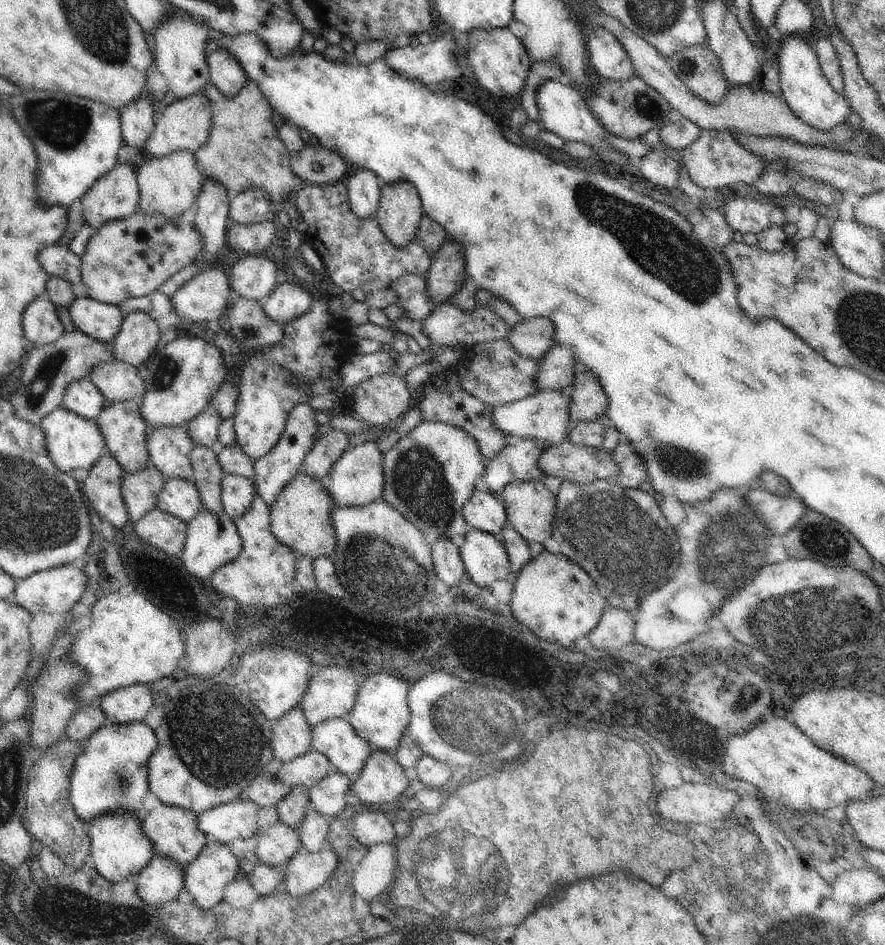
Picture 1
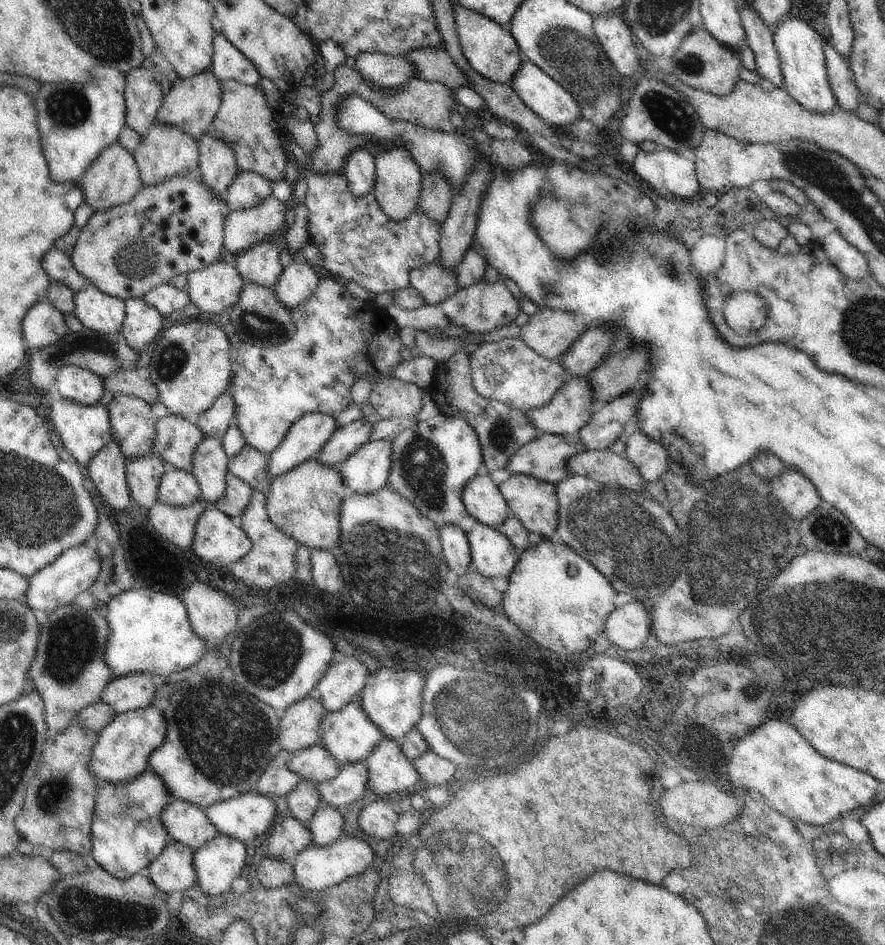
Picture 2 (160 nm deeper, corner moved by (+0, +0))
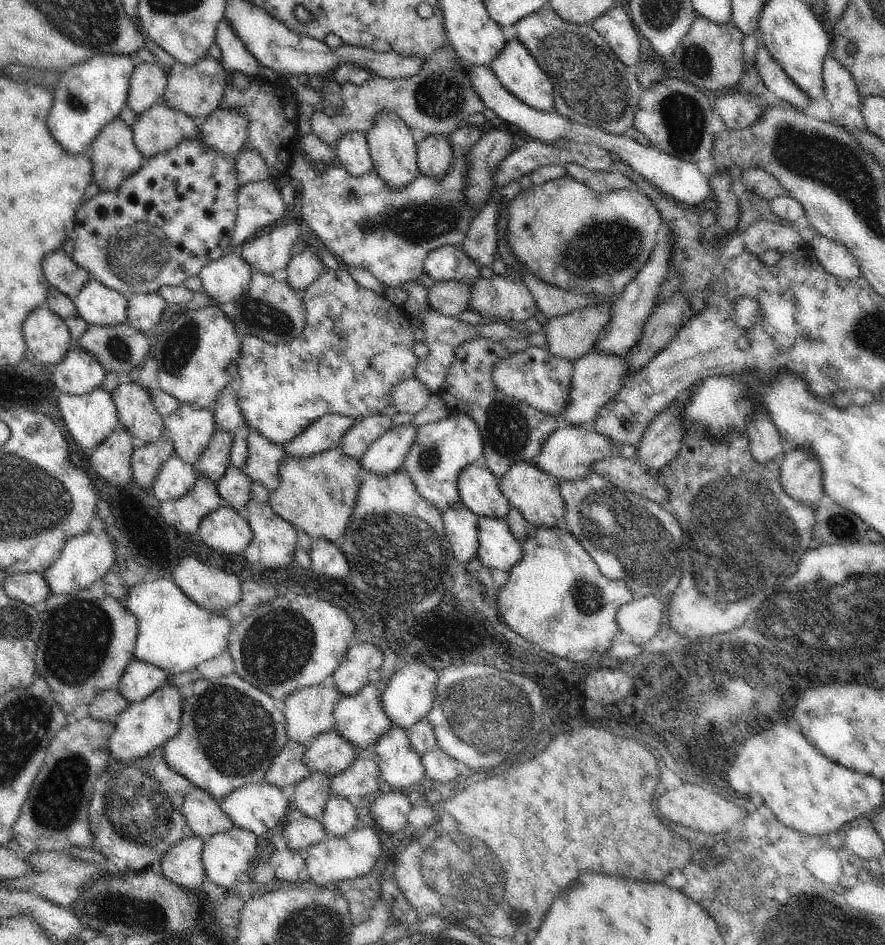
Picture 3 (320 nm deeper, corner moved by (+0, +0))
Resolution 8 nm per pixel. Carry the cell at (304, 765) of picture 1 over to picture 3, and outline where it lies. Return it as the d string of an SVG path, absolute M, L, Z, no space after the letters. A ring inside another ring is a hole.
M336 729L319 734L307 748L303 763L312 773L325 772L333 778L352 766L357 757L357 746Z

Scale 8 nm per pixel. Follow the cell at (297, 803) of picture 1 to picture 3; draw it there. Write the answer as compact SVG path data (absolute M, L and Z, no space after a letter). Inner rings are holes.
M318 771L296 785L293 803L302 815L320 820L332 797L331 779L325 772Z

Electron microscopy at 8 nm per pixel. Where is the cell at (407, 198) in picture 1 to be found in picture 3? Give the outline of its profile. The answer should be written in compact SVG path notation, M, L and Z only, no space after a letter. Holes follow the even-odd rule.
M382 111L375 114L373 125L367 132L369 151L373 160L373 170L388 186L402 188L421 173L417 163L417 137L413 130L394 111Z

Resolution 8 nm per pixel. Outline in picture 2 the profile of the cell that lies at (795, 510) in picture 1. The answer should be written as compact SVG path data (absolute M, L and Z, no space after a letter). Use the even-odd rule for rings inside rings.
M786 470L784 474L780 474L778 476L778 490L774 490L774 482L773 484L773 495L778 497L778 500L784 505L784 508L791 514L792 518L804 518L804 516L808 516L822 500L820 500L820 496L818 496L818 492L816 492L816 488L814 488L814 484L800 472L800 470Z

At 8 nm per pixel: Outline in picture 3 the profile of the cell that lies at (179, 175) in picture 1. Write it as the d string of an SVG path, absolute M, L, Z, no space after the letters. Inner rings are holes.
M163 100L153 104L147 111L137 116L133 125L133 139L145 161L160 151L174 148L182 139L198 135L199 123L185 112L170 108Z

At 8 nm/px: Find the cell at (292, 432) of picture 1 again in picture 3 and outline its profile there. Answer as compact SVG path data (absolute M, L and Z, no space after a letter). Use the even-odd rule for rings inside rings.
M327 414L315 420L300 436L286 443L285 458L311 457L341 444L341 438L357 423L352 417Z

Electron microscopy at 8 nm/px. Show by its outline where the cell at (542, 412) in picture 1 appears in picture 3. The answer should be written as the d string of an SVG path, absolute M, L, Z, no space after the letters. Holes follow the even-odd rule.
M592 351L573 363L569 405L562 414L572 425L592 425L600 409L614 398L623 387L623 380L629 376L629 360L625 356Z

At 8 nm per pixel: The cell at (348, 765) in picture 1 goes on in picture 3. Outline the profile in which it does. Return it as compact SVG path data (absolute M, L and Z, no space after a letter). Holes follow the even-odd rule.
M366 683L357 693L344 696L337 702L333 715L335 718L335 728L340 734L345 736L345 739L352 741L357 746L357 752L362 749L367 749L380 740L385 732L392 727L393 720L387 715L384 710L382 688L379 688L374 683Z

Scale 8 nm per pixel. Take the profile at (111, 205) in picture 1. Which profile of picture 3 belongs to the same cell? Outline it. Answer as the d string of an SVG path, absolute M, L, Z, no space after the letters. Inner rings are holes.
M120 117L104 125L100 134L91 142L89 153L93 162L93 180L99 185L100 191L118 188L125 178L136 174L144 164L142 153L133 139L133 127Z

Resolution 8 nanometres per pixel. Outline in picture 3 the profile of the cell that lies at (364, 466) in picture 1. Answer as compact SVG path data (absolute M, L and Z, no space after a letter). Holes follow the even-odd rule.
M419 424L396 425L375 440L361 456L360 462L369 471L379 475L398 471L412 448Z

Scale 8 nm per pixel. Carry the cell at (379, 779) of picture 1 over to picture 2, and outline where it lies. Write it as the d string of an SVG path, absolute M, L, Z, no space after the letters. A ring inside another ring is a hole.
M383 736L365 763L369 770L367 788L379 798L403 796L420 784L416 767L392 737Z

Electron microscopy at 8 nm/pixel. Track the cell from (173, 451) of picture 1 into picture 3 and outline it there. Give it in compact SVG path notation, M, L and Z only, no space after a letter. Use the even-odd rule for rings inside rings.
M182 403L174 414L164 418L164 424L167 435L175 444L175 454L196 466L216 430L212 407L196 408Z

